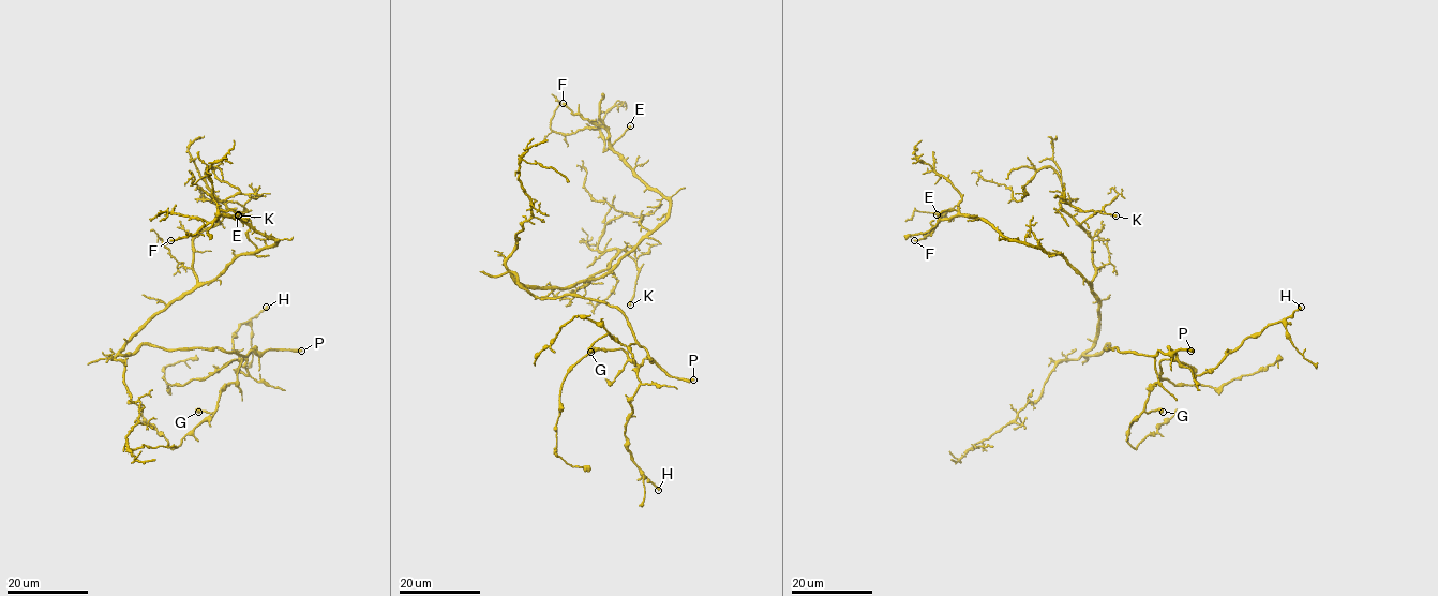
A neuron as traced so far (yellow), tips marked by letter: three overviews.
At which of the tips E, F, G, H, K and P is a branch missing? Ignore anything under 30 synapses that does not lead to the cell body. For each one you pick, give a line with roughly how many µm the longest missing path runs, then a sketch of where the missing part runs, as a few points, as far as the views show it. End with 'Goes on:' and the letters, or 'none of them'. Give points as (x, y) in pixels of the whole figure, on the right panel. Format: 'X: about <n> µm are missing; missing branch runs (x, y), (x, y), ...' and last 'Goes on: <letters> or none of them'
P: about 80 µm are missing; missing branch runs (1191, 351), (1184, 337), (1174, 343), (1226, 349), (1251, 339), (1270, 336), (1281, 317), (1297, 309), (1286, 304)
Goes on: P

